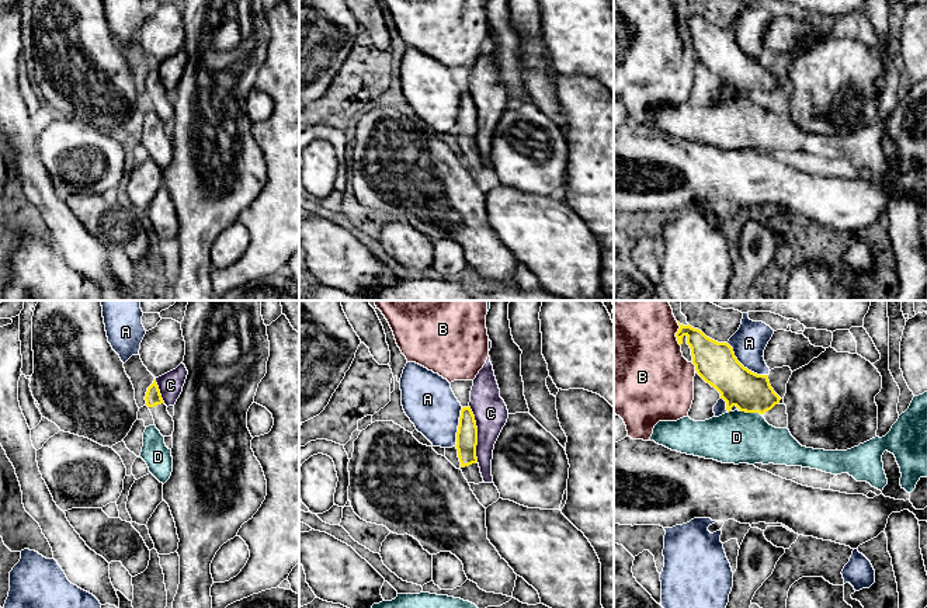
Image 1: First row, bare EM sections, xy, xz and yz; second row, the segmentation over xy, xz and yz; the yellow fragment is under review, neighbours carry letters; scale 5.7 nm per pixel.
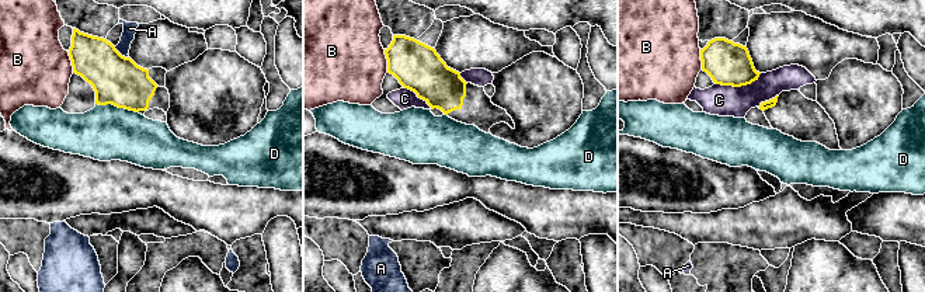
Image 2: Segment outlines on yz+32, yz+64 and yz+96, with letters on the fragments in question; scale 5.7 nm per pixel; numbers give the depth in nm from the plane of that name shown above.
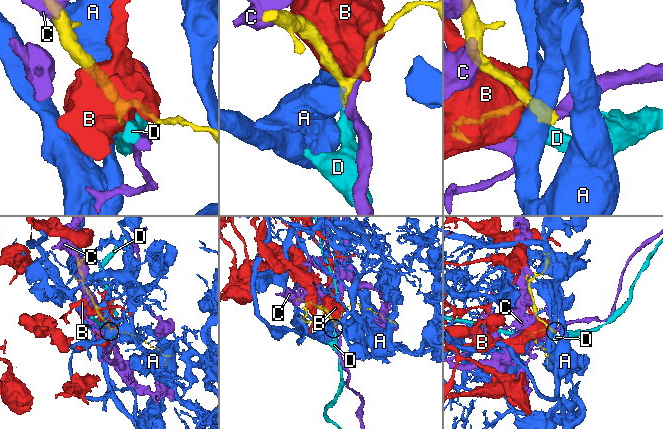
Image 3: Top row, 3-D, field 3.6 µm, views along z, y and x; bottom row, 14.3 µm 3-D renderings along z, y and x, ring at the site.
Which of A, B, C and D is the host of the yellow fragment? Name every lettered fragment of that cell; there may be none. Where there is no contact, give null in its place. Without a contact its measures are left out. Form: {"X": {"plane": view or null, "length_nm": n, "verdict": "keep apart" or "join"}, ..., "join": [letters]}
{"A": {"plane": "yz", "length_nm": 300, "verdict": "keep apart"}, "B": {"plane": "yz", "length_nm": 150, "verdict": "keep apart"}, "C": {"plane": "xz", "length_nm": 320, "verdict": "keep apart"}, "D": {"plane": "yz", "length_nm": 120, "verdict": "keep apart"}, "join": []}

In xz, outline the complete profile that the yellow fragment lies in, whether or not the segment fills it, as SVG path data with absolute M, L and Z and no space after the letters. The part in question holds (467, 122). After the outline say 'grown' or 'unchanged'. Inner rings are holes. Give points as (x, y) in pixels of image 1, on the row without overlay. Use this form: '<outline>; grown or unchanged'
M462 93L456 118L456 135L461 156L468 168L483 168L480 153L476 143L478 112L471 93Z; grown

